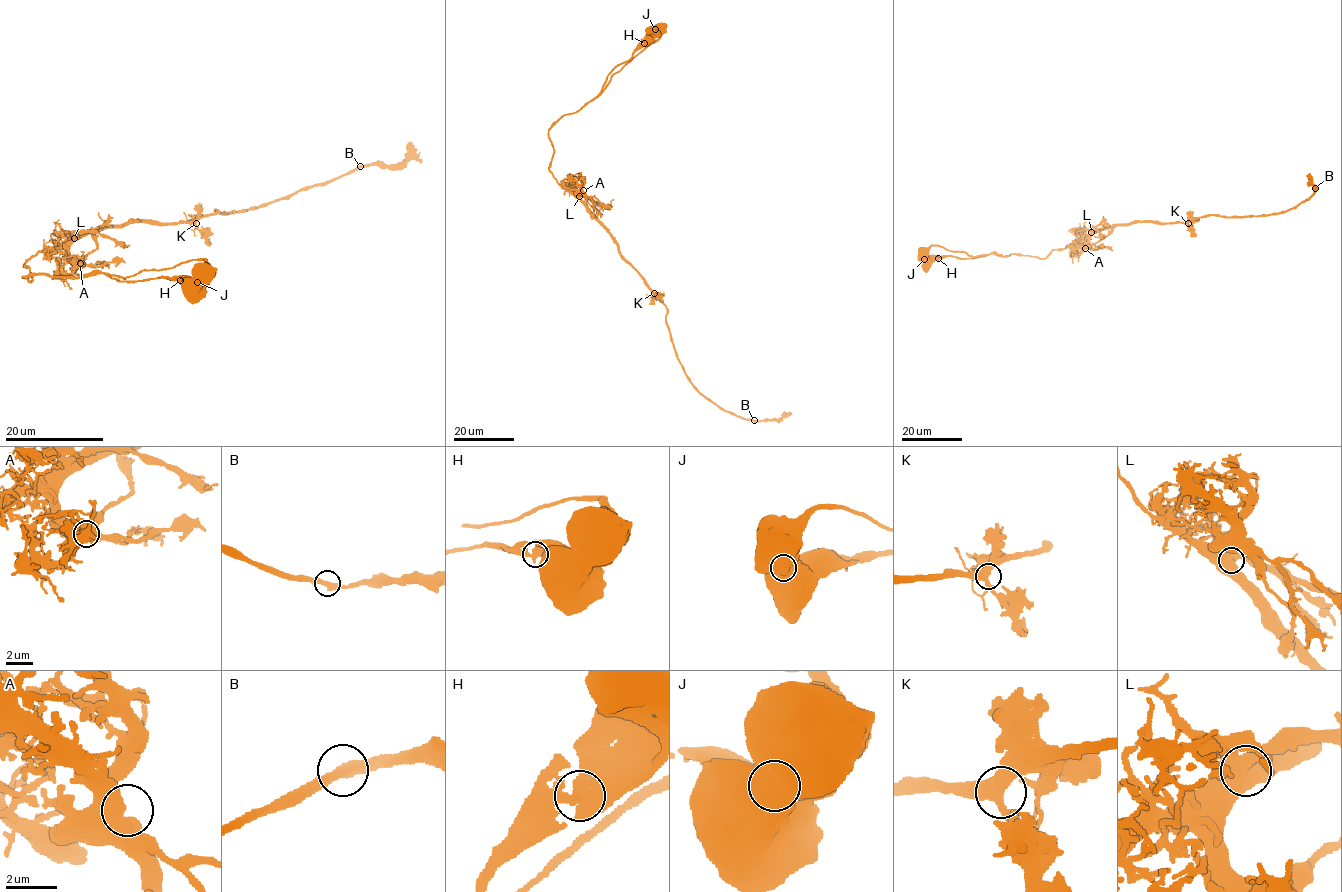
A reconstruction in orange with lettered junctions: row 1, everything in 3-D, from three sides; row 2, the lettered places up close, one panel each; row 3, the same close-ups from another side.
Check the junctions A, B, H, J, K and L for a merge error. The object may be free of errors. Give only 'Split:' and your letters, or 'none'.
Split: J

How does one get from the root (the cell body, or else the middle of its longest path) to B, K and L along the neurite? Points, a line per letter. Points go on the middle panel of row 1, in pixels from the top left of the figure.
B: (659, 28), (596, 97), (551, 126), (548, 170), (666, 307), (688, 381), (754, 420)
K: (659, 28), (612, 71), (596, 97), (548, 131), (548, 170), (654, 293)
L: (659, 28), (612, 71), (596, 97), (563, 114), (548, 131), (554, 151), (548, 170), (579, 196)

